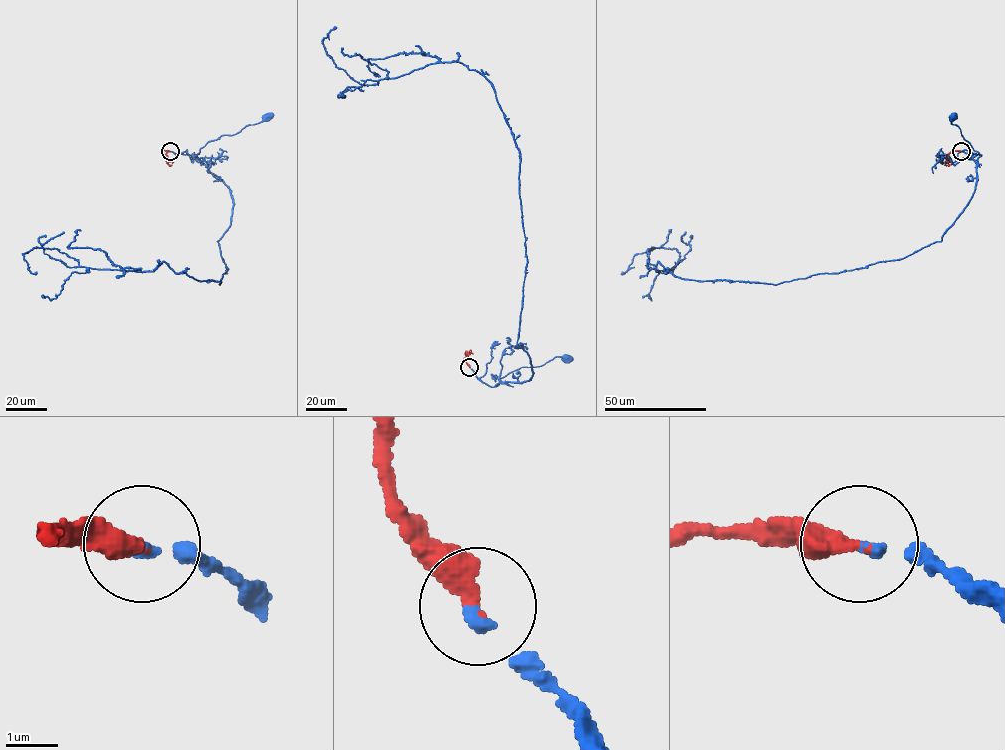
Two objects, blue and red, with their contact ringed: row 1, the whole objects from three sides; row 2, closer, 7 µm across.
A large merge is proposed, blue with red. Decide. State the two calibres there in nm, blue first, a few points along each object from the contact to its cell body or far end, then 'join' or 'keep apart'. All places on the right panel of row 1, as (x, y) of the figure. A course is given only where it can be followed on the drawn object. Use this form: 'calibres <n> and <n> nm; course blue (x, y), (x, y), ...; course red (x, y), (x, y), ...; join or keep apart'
calibres 200 and 380 nm; course blue (961, 151), (981, 155), (964, 138), (960, 128), (951, 123), (953, 117); course red (961, 151), (950, 152), (946, 162), (948, 164), (945, 164); join

